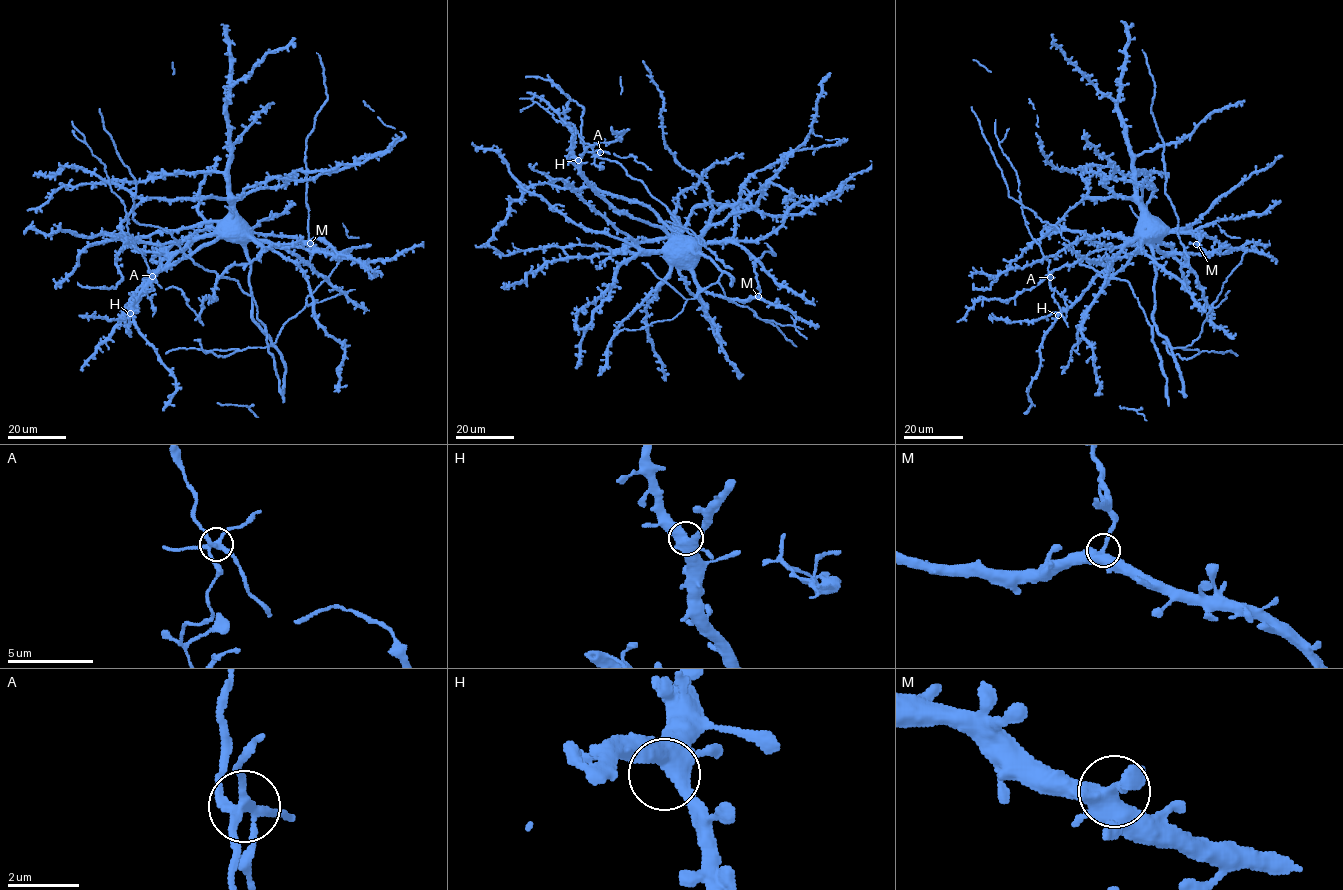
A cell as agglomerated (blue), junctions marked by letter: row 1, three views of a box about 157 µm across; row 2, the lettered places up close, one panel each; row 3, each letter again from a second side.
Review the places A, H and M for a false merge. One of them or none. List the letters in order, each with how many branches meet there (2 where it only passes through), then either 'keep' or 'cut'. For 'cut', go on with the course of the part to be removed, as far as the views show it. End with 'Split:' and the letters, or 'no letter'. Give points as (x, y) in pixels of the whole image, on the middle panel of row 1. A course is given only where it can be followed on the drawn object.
A: 5 | cut | (600, 152), (594, 158), (594, 163), (600, 168)
H: 5 | keep
M: 4 | keep
Split: A

